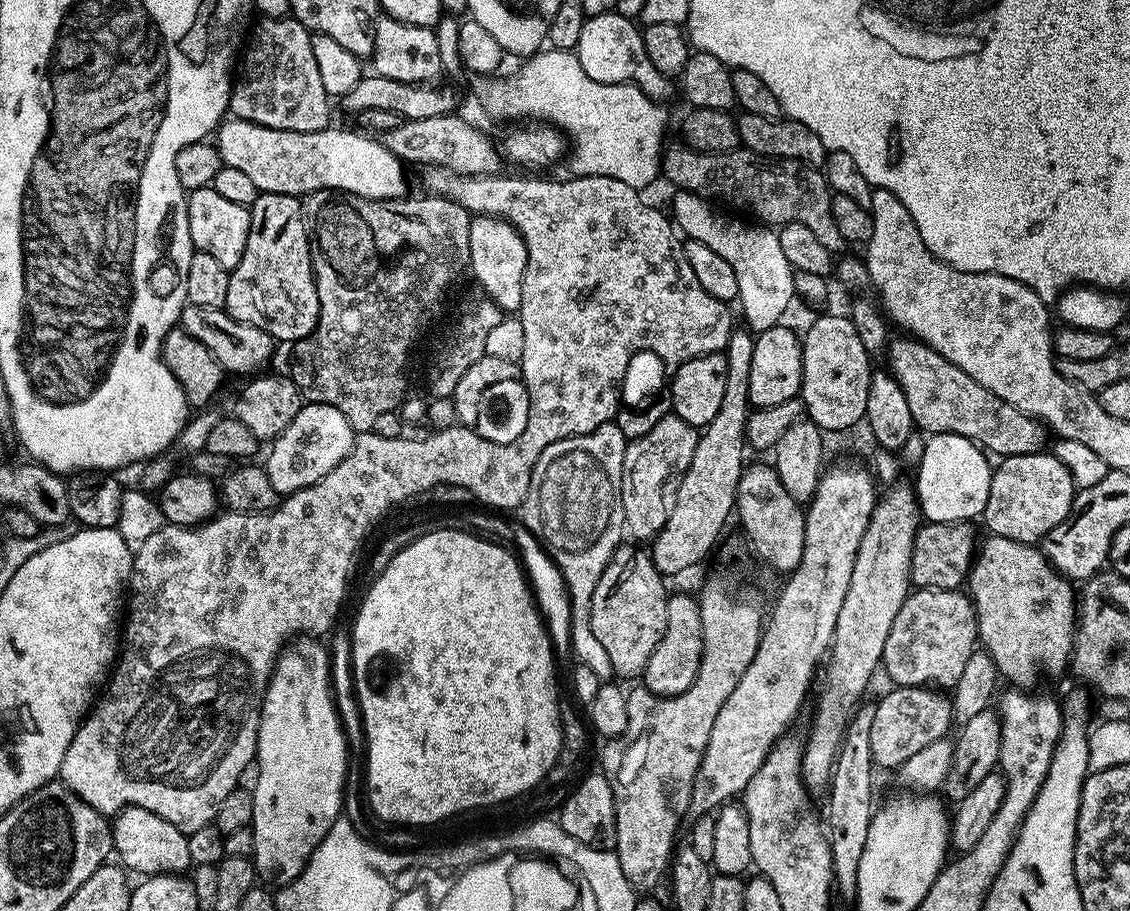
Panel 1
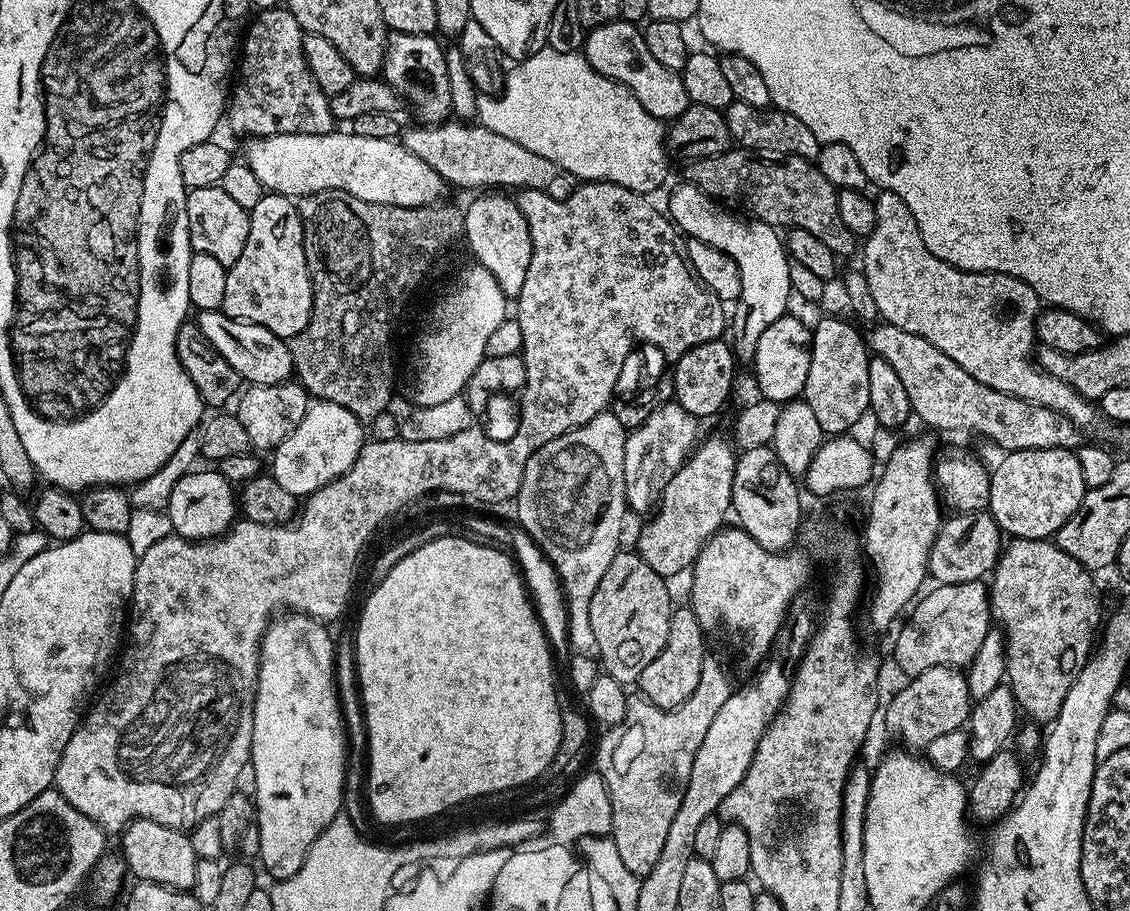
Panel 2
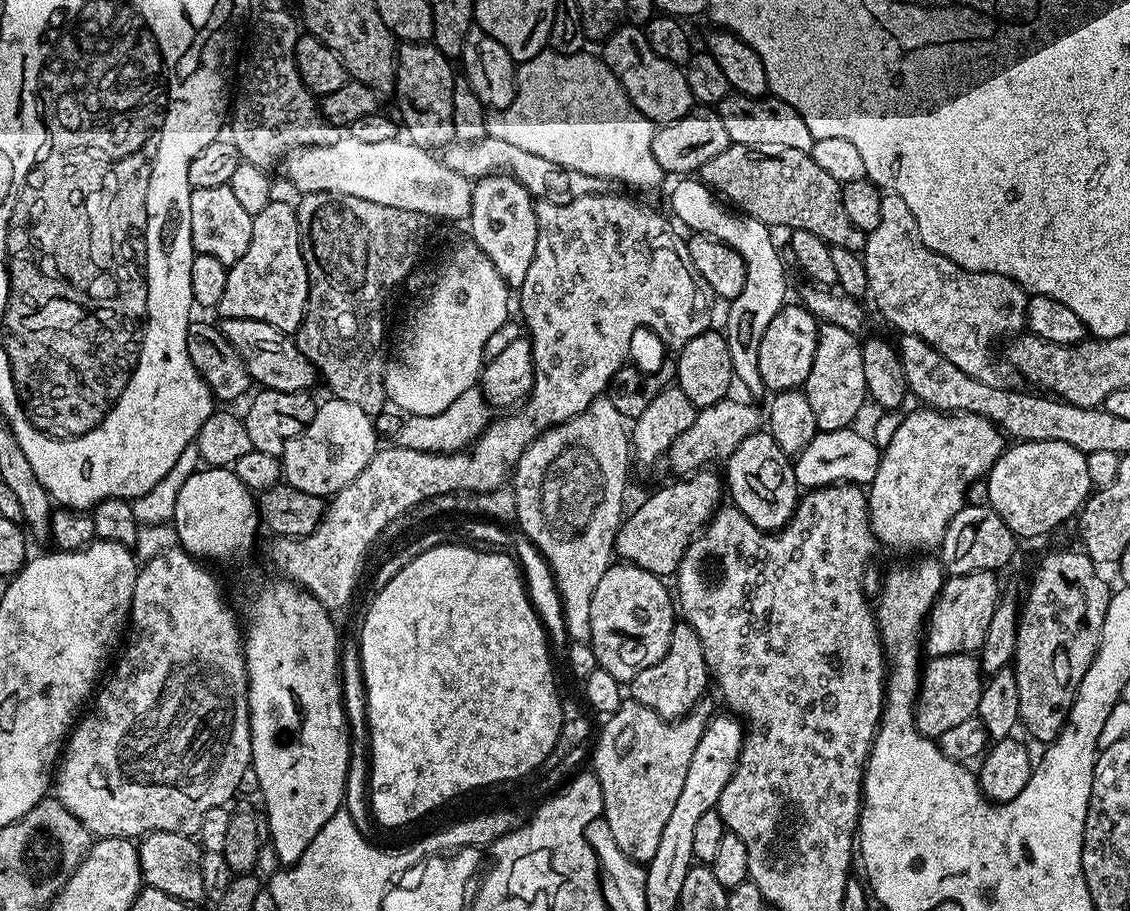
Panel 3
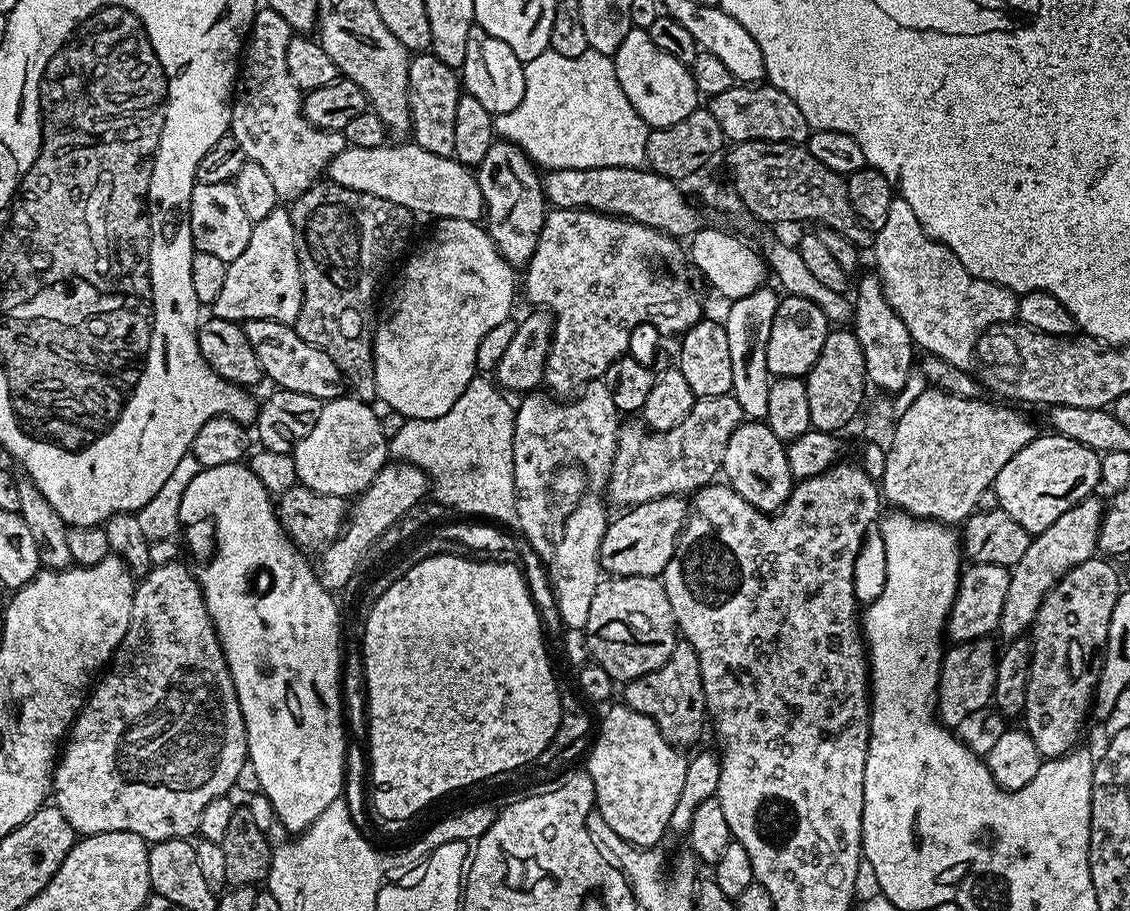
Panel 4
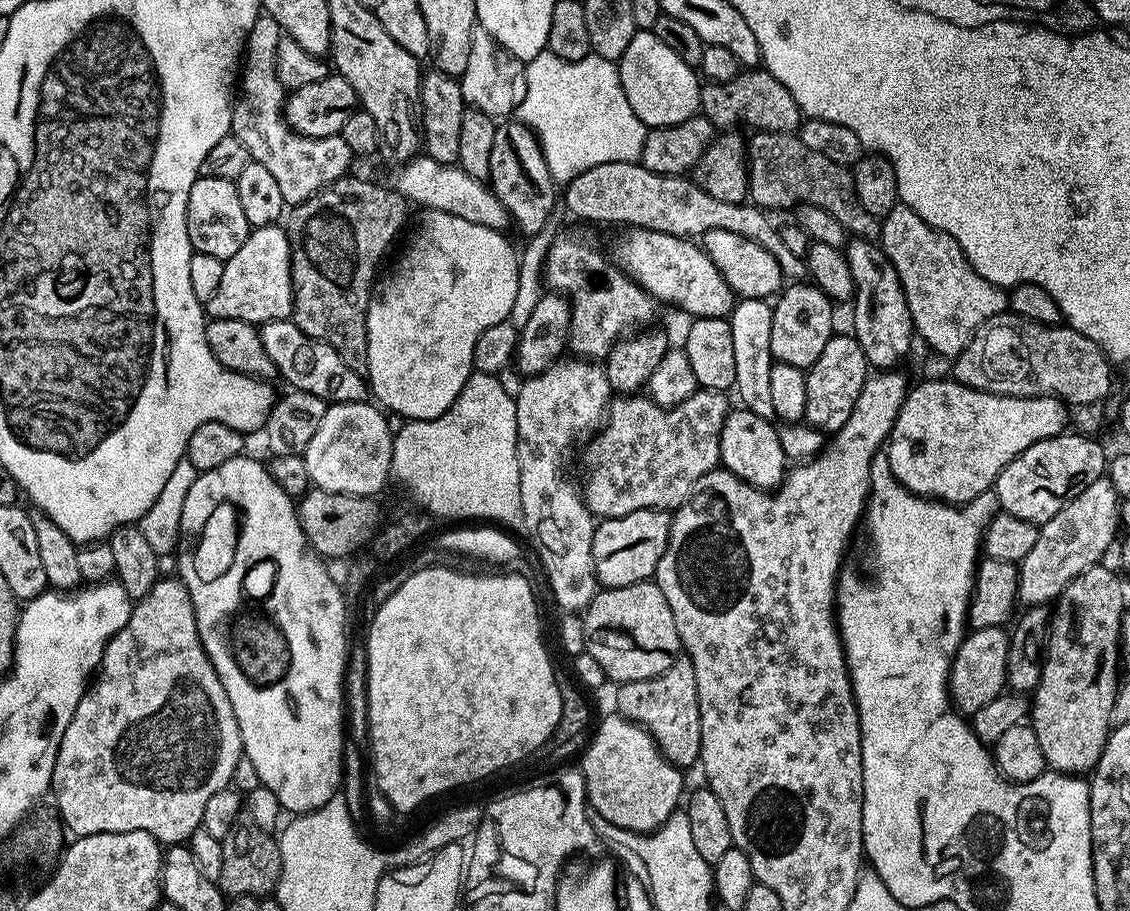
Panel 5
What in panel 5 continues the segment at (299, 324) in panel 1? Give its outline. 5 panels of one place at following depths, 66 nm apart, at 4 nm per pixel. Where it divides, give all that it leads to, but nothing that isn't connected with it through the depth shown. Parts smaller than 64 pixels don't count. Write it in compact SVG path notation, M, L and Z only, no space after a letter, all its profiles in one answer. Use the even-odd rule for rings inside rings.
M279 223L252 228L246 242L229 260L224 261L222 282L214 298L206 301L211 319L234 318L257 326L271 320L287 320L292 314L292 244Z

